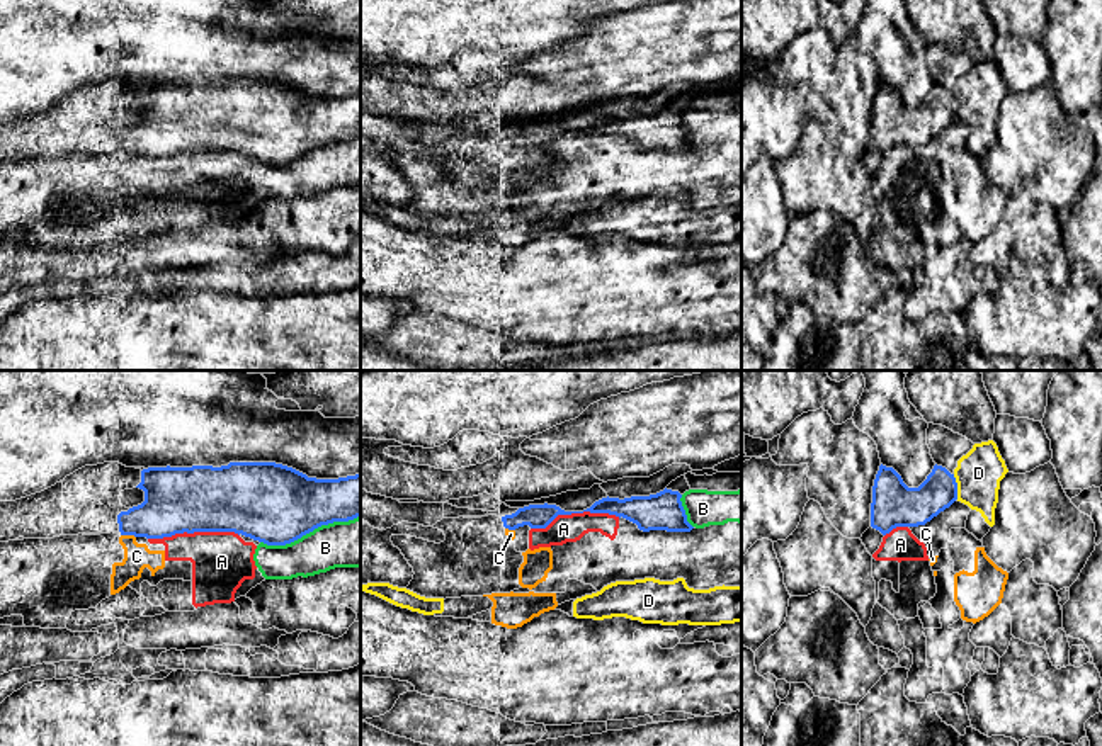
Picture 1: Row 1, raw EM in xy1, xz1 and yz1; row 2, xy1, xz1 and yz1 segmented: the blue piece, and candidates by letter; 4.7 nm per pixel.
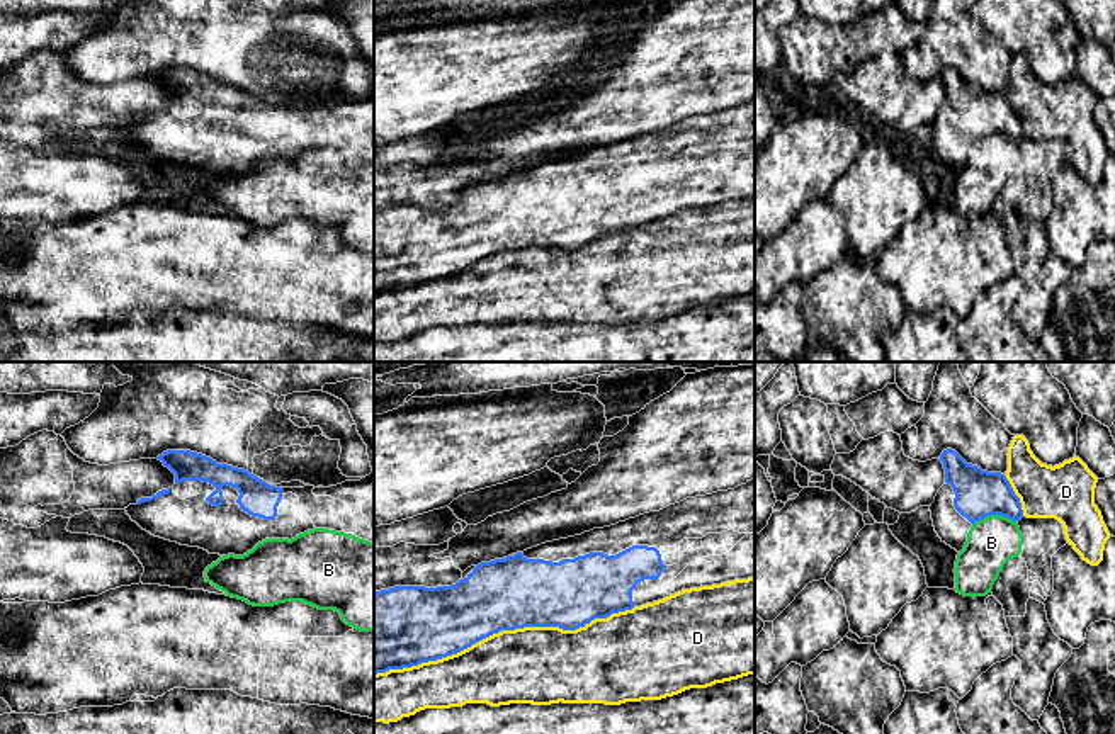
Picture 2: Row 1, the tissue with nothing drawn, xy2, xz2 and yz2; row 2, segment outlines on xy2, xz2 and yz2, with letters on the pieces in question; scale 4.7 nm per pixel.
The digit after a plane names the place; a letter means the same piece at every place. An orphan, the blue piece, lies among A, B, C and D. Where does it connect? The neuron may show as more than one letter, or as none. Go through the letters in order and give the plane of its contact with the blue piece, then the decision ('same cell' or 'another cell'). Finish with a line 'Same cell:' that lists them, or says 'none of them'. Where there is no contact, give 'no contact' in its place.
A: meets blue in xy1; another cell
B: meets blue in xy1; another cell
C: meets blue in xy1; another cell
D: meets blue in xz2; another cell
Same cell: none of them

